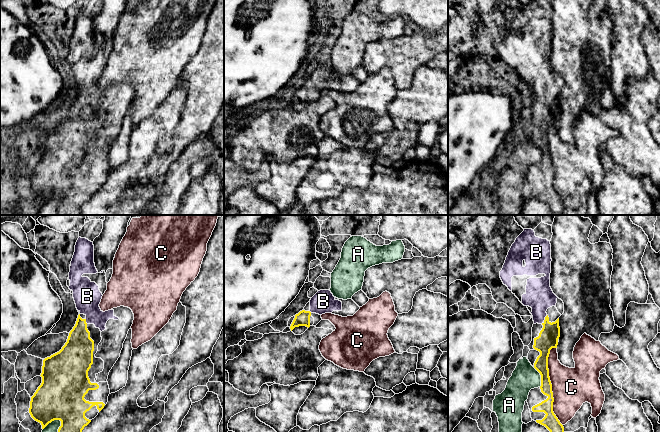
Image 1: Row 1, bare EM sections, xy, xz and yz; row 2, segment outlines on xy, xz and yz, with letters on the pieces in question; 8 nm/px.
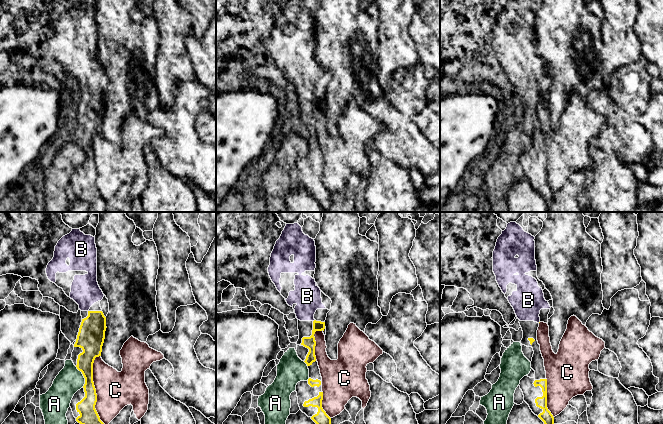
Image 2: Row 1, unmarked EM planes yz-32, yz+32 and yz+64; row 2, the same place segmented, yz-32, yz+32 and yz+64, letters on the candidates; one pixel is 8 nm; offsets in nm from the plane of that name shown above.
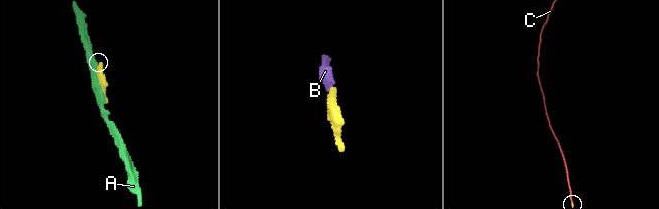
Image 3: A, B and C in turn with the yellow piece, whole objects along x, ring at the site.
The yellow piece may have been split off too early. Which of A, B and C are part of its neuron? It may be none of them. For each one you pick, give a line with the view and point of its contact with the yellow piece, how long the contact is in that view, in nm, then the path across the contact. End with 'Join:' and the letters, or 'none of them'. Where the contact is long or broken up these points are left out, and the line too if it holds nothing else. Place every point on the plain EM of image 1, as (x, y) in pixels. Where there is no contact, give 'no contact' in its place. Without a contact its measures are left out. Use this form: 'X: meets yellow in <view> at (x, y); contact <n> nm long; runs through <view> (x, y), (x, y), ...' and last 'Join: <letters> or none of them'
B: meets yellow in yz at (545, 95); contact 90 nm long; runs through yz (548, 113), (548, 103), (545, 95), (539, 89), (539, 72)
Join: B

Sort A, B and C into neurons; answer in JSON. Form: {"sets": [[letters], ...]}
{"sets": [["A"], ["B"], ["C"]]}

